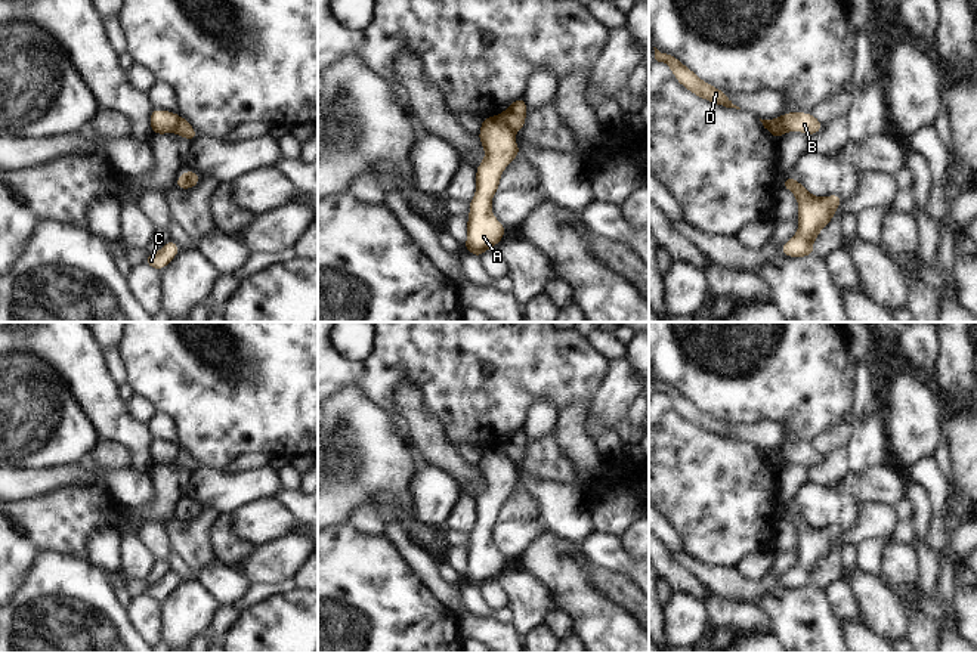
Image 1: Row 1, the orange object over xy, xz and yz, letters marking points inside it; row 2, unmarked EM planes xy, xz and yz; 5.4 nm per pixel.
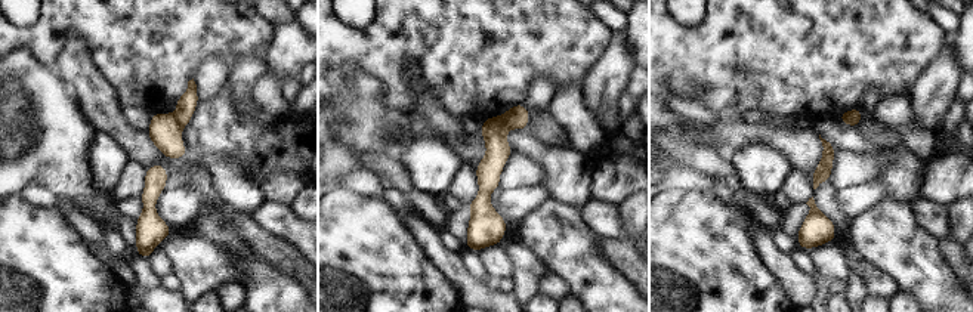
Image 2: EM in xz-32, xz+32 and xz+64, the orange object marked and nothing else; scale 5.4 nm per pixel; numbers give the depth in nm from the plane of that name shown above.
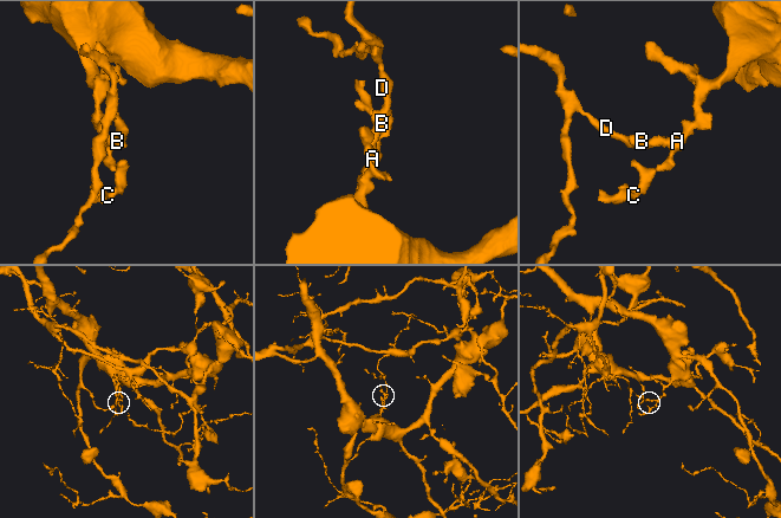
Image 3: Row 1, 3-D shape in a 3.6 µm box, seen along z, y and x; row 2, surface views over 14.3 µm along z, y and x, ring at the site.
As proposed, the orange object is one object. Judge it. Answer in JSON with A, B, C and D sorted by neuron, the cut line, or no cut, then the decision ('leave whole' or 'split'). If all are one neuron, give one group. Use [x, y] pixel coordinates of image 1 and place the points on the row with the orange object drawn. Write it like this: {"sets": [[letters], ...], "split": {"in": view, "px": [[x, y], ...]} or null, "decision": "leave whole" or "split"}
{"sets": [["A", "B", "C"], ["D"]], "split": {"in": "xz", "px": [[501, 114], [506, 126], [513, 133]]}, "decision": "split"}

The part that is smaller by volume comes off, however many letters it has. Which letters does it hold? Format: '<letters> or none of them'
D.

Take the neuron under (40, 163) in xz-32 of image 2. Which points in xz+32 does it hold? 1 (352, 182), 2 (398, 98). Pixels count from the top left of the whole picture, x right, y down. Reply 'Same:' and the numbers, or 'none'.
Same: none

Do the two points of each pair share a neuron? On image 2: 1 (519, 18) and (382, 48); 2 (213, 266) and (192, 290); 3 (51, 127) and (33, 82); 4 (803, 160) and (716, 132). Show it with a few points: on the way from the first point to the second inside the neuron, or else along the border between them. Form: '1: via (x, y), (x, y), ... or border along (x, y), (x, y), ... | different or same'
1: via (485, 18), (420, 18), (416, 22) | same
2: via (207, 272), (195, 284) | same
3: via (42, 116), (36, 93) | same
4: via (781, 141), (760, 133), (738, 133) | same

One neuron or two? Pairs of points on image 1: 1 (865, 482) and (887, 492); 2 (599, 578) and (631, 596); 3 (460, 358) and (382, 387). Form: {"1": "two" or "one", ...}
{"1": "one", "2": "one", "3": "one"}

